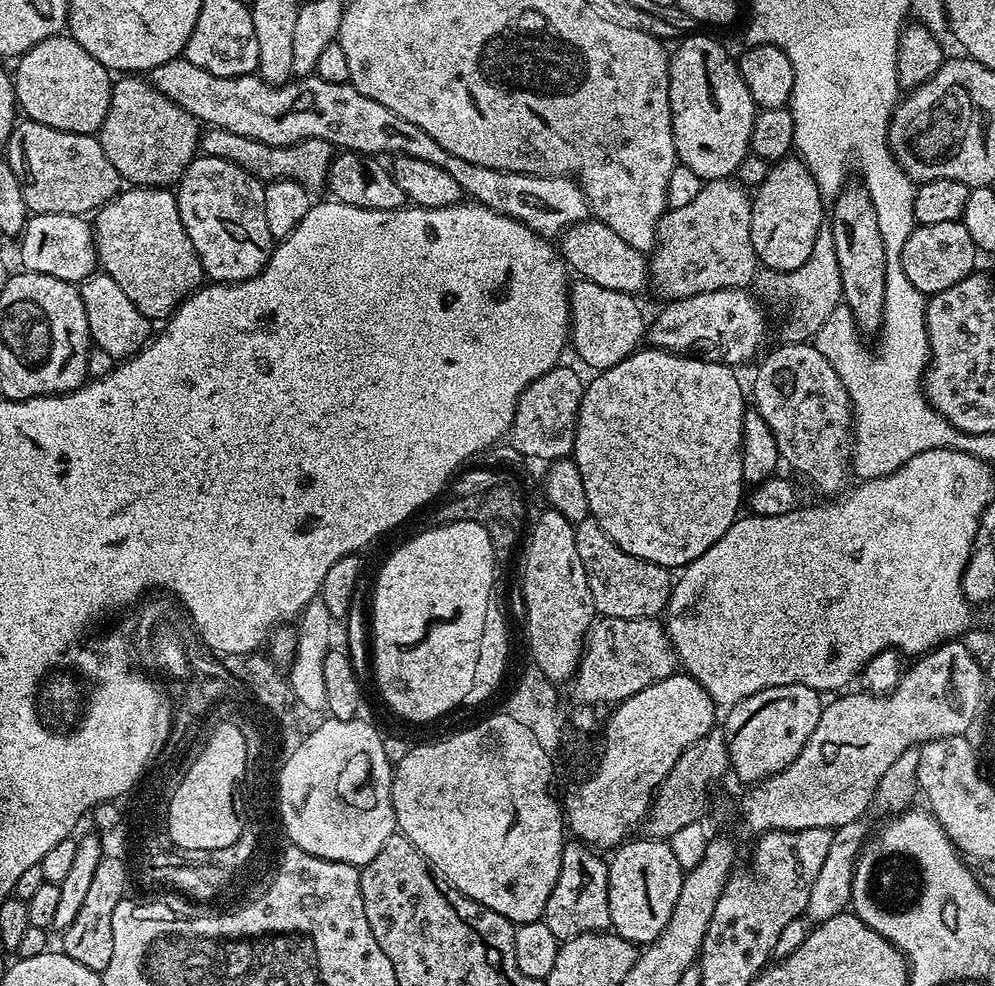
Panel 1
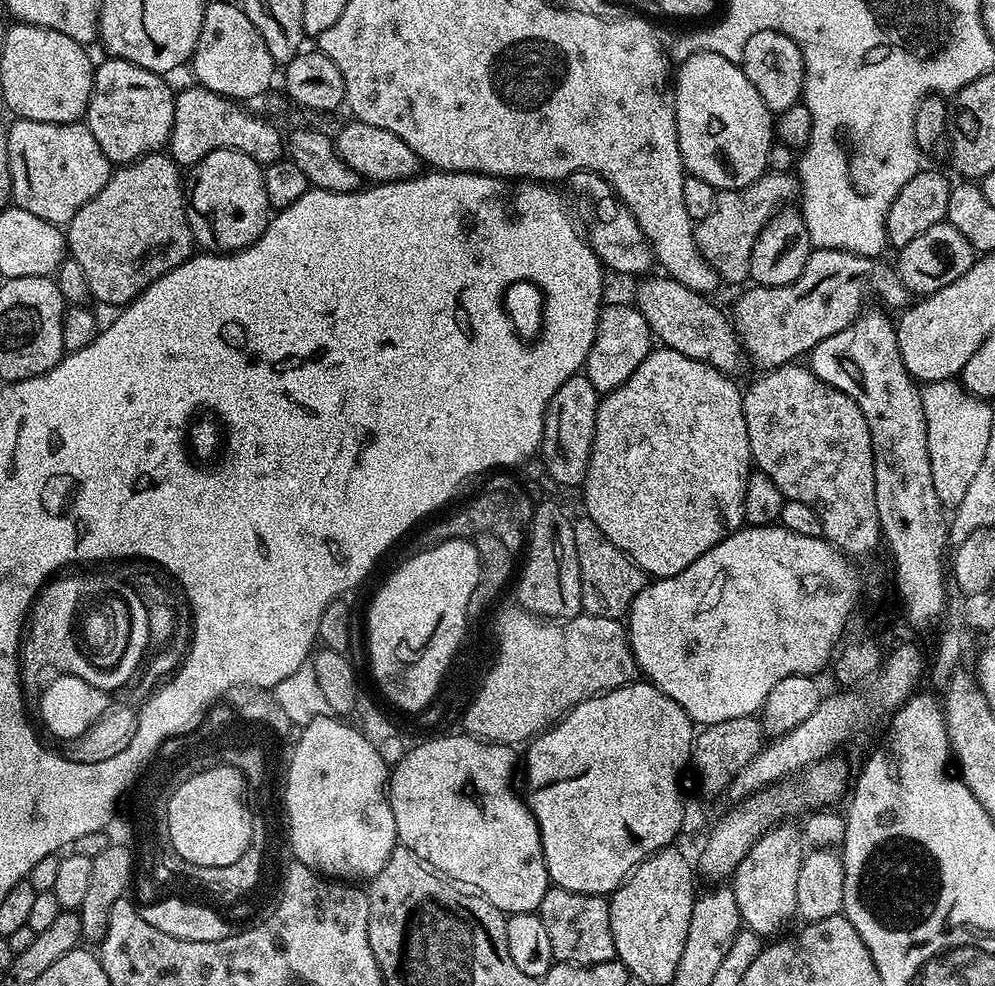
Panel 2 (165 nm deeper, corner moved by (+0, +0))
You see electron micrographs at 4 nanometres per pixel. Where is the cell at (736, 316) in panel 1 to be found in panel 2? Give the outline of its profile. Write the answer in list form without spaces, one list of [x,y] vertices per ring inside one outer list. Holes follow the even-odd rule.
[[[817,248],[808,256],[808,261],[806,266],[802,270],[802,274],[794,282],[790,282],[786,286],[778,286],[777,288],[761,288],[759,286],[749,287],[749,292],[744,292],[736,300],[736,316],[734,312],[734,327],[736,329],[737,336],[740,337],[740,345],[743,346],[747,359],[752,360],[754,363],[760,367],[760,370],[771,370],[774,368],[781,368],[783,364],[791,364],[793,362],[799,361],[801,358],[807,357],[811,353],[814,346],[818,346],[818,342],[822,342],[826,338],[830,338],[834,334],[838,334],[838,330],[846,330],[846,326],[850,326],[856,319],[859,318],[861,312],[865,311],[868,299],[881,300],[884,305],[889,309],[896,308],[895,310],[900,310],[905,307],[906,301],[904,301],[904,296],[906,297],[906,289],[903,282],[900,281],[899,275],[891,267],[888,268],[876,258],[869,258],[866,256],[856,256],[853,252],[843,252],[842,250],[830,250],[829,248]]]

